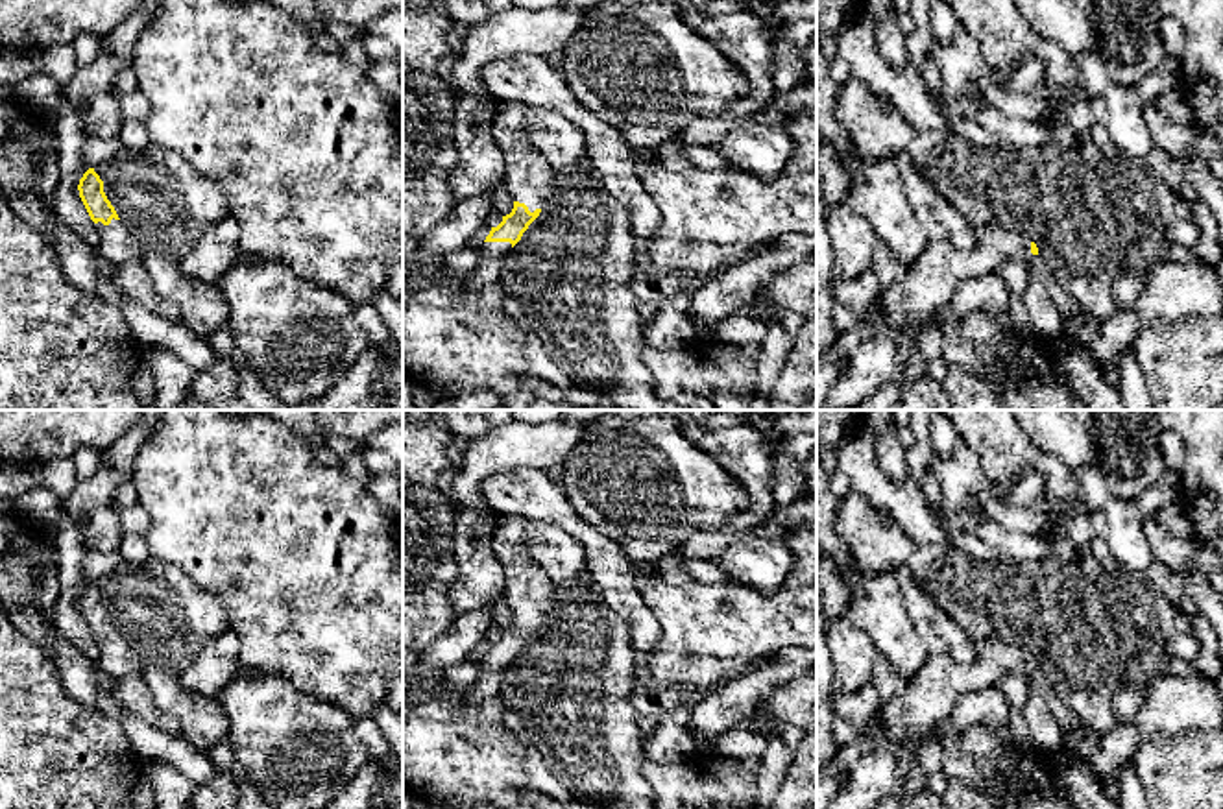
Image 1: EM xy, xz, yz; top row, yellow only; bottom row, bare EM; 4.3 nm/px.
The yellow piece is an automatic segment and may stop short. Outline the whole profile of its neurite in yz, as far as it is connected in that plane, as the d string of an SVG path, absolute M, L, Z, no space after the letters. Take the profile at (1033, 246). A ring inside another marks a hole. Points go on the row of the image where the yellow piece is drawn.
M966 220L977 235L974 251L929 240L909 273L885 286L878 307L866 318L855 320L850 331L841 332L833 349L817 355L817 410L824 406L829 388L841 375L841 360L850 358L859 344L883 331L907 327L916 314L940 308L964 279L998 272L1007 260L1018 266L1029 264L1038 255L1036 244L1014 225L1001 225L998 220Z

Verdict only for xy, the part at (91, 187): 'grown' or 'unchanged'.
grown

